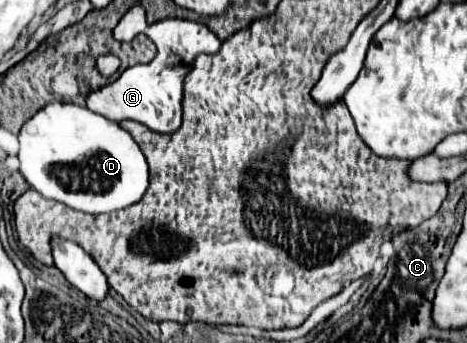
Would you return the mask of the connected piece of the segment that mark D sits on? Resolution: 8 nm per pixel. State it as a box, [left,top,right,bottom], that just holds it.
[18,103,148,215]

